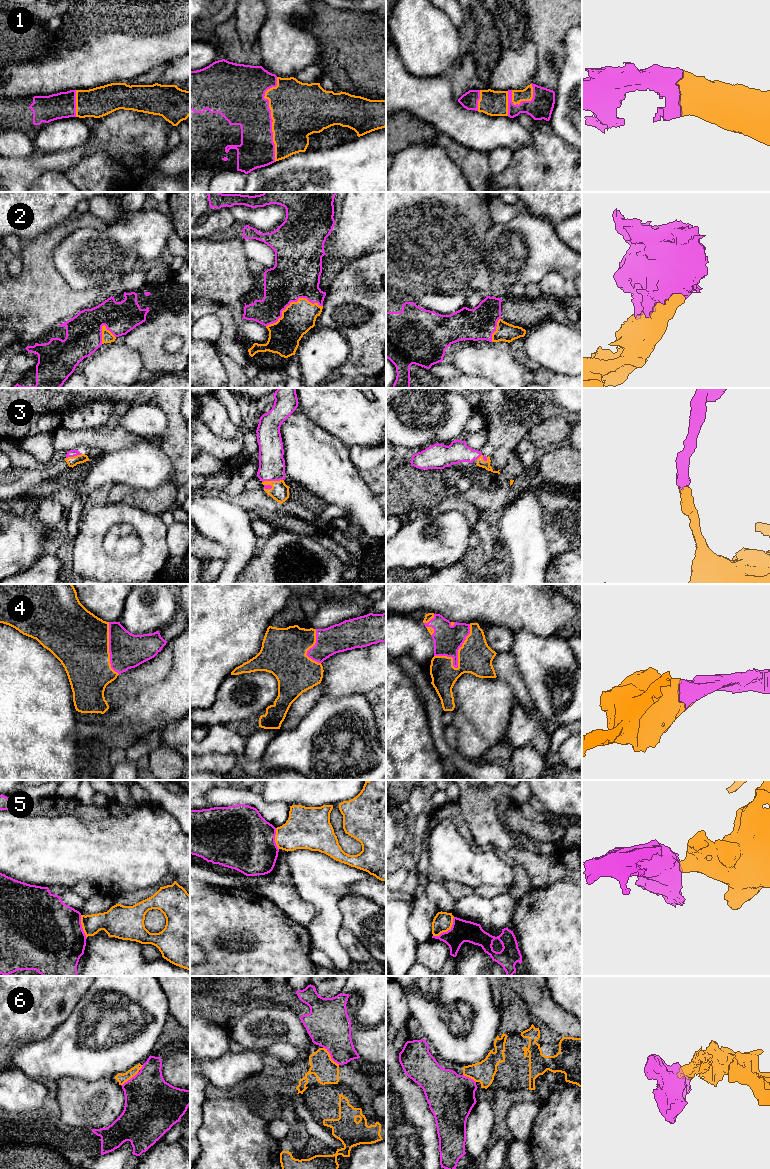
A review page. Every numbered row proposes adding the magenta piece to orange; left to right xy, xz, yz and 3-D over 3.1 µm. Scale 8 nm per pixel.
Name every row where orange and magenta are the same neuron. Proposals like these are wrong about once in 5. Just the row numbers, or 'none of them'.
1, 2, 3, 4

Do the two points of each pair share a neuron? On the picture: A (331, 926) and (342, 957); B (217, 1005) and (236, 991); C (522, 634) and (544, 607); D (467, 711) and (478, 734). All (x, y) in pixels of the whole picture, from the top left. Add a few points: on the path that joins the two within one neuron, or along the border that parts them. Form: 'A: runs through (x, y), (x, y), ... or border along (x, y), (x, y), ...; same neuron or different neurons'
A: runs through (331, 934), (331, 946), (334, 949); same neuron
B: runs through (222, 1000), (231, 991); same neuron
C: border along (513, 631), (526, 629), (536, 634), (548, 636); different neurons
D: runs through (473, 717), (478, 722), (478, 728); same neuron

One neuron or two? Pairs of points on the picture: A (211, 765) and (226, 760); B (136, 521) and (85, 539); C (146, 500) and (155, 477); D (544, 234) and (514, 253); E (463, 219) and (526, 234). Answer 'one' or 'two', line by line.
A: one
B: one
C: two
D: one
E: two

